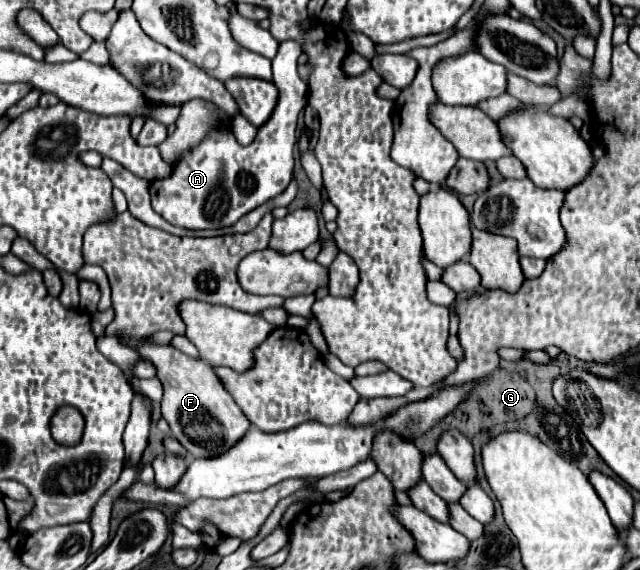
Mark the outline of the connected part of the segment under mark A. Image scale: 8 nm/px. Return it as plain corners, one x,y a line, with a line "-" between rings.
284,41
280,43
278,55
272,59
272,81
278,87
278,103
270,115
270,119
258,127
256,139
242,147
230,135
228,129
224,131
212,131
198,147
194,147
190,153
186,153
180,163
172,169
172,175
160,181
150,183
150,195
152,195
152,209
162,215
166,221
172,225
184,227
184,229
220,229
220,227
230,227
236,223
242,215
250,213
252,209
264,205
266,201
274,199
280,195
288,183
292,181
292,169
294,169
294,143
296,143
296,123
298,123
298,113
306,105
306,83
298,73
298,57
302,49
296,41

